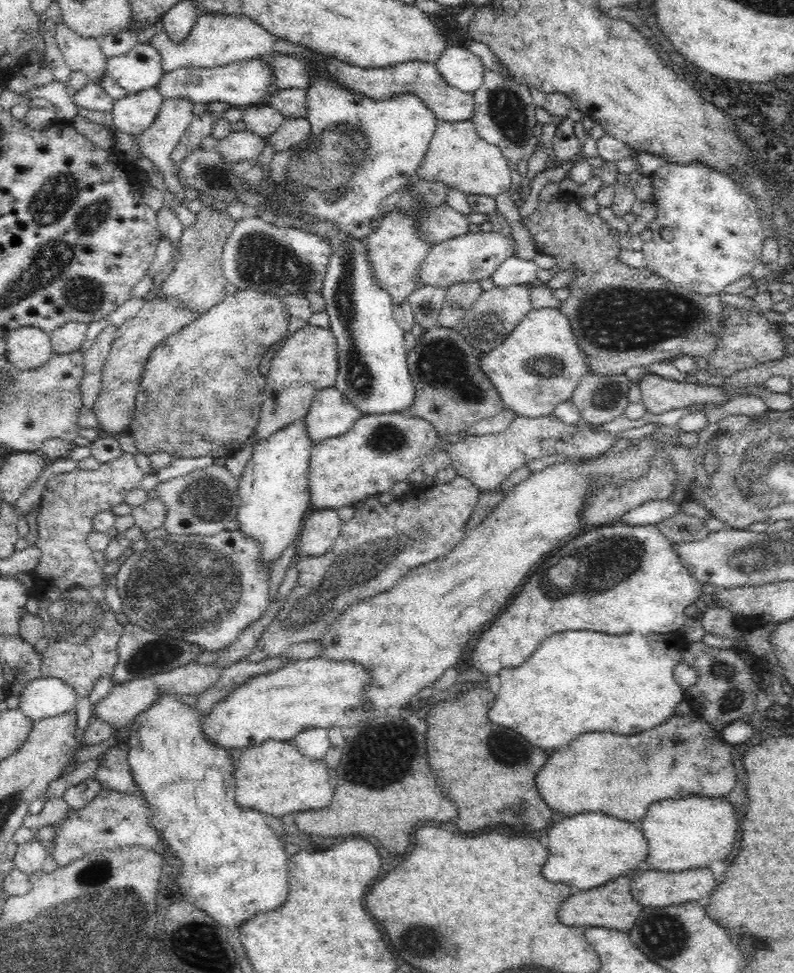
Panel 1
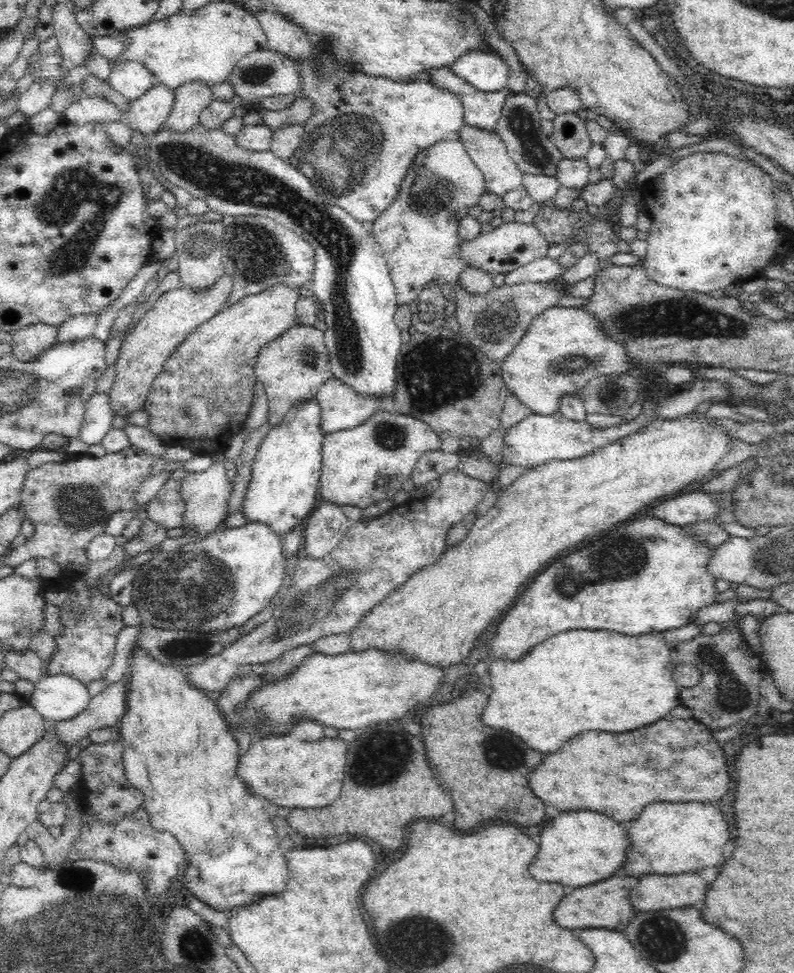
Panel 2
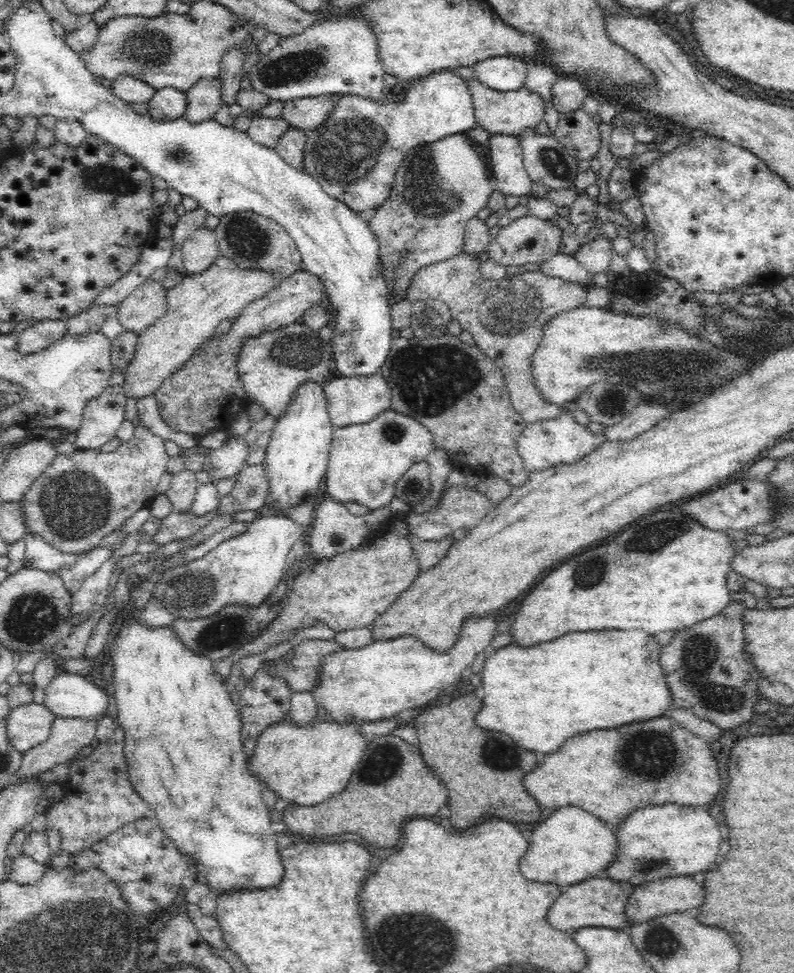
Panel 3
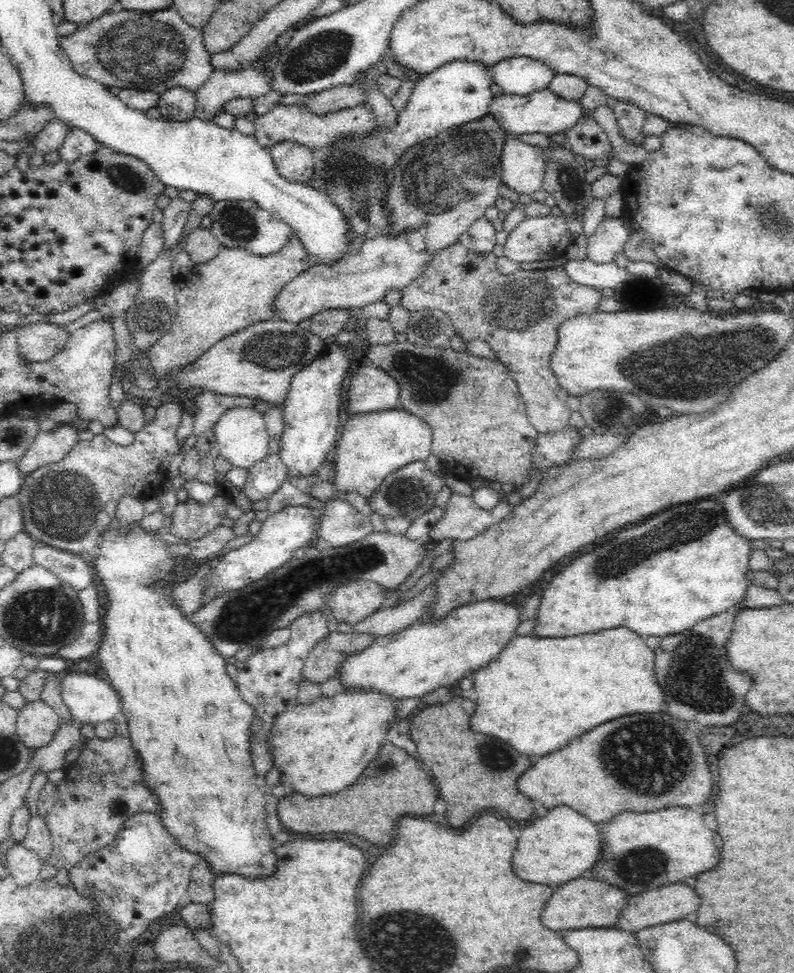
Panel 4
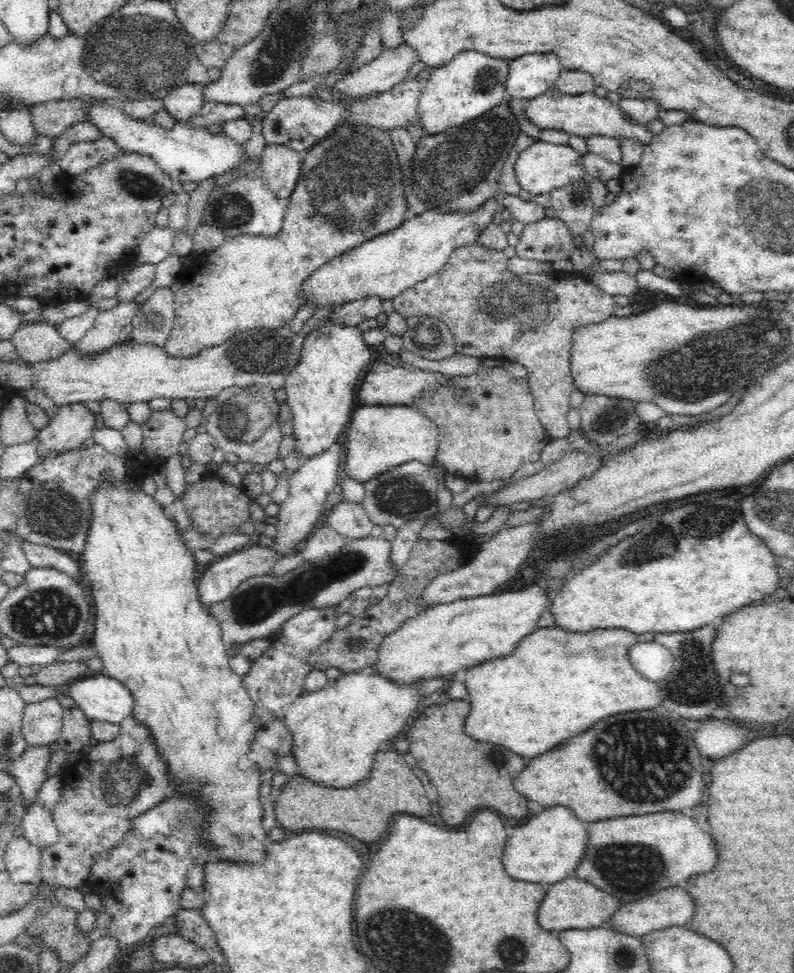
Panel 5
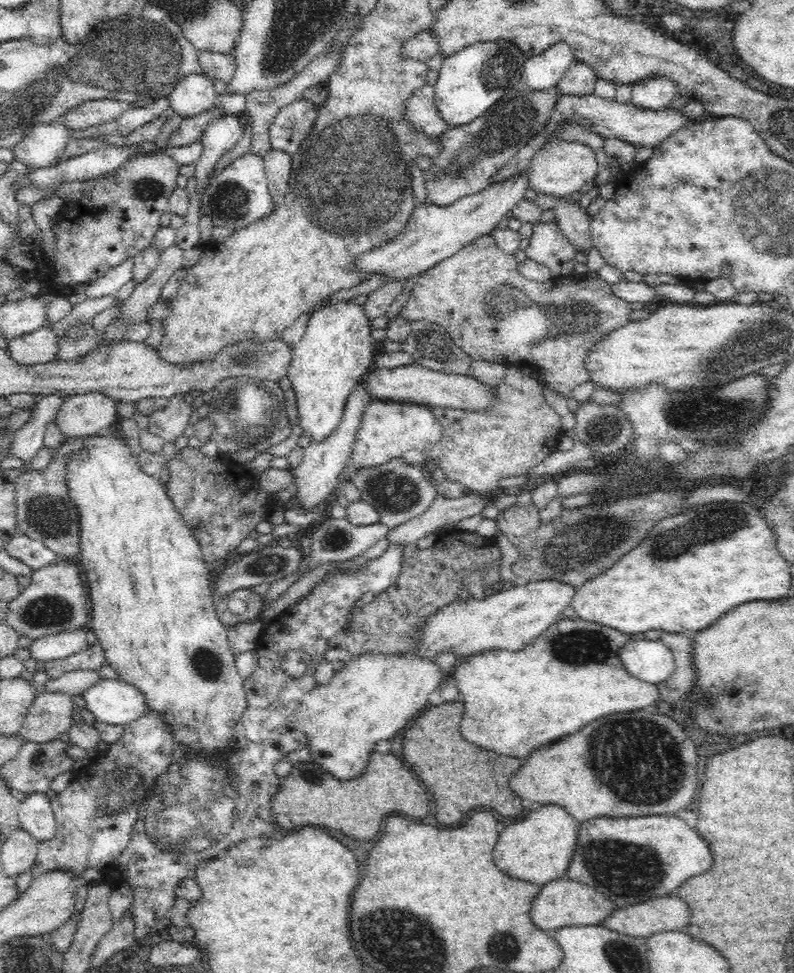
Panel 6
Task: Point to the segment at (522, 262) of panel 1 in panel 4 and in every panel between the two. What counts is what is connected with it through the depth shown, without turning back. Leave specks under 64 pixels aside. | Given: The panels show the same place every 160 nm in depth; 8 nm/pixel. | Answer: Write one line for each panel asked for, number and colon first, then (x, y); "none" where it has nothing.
2: (544, 269)
3: (565, 266)
4: (588, 273)

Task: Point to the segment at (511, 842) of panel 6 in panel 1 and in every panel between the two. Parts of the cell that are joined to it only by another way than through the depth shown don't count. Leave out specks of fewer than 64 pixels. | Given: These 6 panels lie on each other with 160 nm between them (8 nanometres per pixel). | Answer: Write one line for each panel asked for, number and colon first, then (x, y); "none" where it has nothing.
1: (588, 850)
2: (572, 864)
3: (571, 845)
4: (559, 846)
5: (530, 854)

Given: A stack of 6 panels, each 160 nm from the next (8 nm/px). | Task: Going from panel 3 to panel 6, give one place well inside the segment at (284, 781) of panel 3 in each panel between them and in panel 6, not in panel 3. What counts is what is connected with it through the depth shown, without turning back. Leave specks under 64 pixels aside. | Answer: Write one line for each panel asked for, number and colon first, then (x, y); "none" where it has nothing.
4: (322, 747)
5: (336, 730)
6: (375, 694)

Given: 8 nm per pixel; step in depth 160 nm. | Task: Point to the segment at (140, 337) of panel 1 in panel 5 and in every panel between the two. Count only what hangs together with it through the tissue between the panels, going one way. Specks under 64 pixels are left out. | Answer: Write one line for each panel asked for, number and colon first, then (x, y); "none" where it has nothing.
2: (143, 353)
3: (197, 305)
4: (235, 288)
5: (251, 281)

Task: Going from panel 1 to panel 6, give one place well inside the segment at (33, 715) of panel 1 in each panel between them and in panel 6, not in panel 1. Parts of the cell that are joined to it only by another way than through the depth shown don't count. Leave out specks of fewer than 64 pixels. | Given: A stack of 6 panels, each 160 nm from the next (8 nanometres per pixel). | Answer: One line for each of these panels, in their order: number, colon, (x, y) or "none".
2: (56, 697)
3: (69, 695)
4: (91, 699)
5: (102, 698)
6: (116, 702)

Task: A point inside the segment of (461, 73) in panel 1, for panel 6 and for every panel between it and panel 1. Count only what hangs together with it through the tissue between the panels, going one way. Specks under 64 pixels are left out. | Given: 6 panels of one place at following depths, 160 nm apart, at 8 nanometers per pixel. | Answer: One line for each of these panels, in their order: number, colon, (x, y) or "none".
2: (487, 71)
3: (502, 73)
4: (523, 75)
5: (531, 75)
6: (542, 71)

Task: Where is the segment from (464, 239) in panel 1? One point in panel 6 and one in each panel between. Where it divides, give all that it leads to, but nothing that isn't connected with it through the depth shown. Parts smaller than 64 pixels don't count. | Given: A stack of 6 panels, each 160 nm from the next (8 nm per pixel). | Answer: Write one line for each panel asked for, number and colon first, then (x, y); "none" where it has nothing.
2: (513, 244)
3: (528, 239)
4: (547, 237)
5: (548, 240)
6: (548, 246)

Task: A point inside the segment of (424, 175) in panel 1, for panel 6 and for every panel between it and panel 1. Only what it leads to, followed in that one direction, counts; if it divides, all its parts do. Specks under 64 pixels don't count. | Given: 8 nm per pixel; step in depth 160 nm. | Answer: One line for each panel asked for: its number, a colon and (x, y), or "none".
2: (487, 150)
3: (506, 157)
4: (524, 166)
5: (544, 167)
6: (564, 167)

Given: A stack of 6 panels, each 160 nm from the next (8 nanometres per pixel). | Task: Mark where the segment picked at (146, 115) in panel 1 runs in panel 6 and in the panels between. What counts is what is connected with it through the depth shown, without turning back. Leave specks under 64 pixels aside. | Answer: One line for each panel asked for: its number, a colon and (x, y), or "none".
2: (148, 114)
3: (167, 104)
4: (177, 104)
5: (185, 101)
6: (195, 94)

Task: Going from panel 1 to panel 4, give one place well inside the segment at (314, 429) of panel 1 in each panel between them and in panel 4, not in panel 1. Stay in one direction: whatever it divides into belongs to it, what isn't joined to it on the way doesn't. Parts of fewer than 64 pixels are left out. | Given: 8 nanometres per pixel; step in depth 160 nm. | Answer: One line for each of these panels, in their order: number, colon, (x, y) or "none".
2: (342, 408)
3: (351, 400)
4: (371, 389)

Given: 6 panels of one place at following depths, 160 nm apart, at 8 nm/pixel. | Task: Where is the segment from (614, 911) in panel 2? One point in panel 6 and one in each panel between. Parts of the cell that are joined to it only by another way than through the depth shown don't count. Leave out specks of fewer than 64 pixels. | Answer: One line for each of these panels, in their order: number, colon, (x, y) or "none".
3: (598, 902)
4: (582, 903)
5: (572, 903)
6: (561, 903)

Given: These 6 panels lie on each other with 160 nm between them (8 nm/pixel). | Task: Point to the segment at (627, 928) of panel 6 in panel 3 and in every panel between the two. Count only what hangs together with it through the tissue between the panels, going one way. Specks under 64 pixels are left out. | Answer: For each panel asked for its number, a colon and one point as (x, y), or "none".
3: (672, 895)
4: (673, 902)
5: (666, 908)

